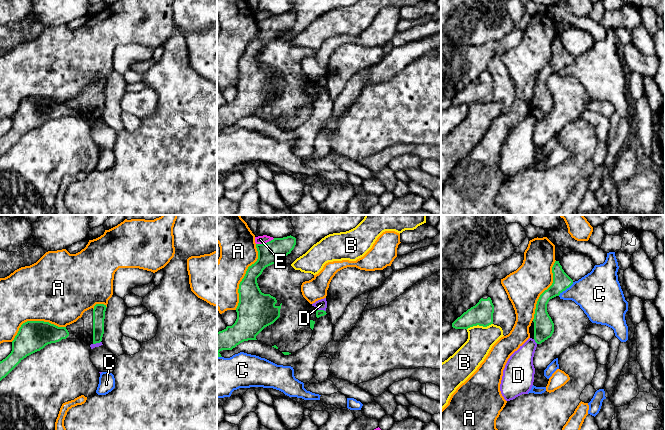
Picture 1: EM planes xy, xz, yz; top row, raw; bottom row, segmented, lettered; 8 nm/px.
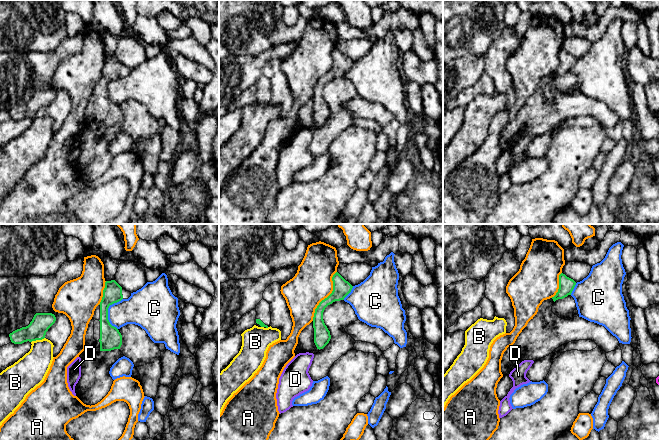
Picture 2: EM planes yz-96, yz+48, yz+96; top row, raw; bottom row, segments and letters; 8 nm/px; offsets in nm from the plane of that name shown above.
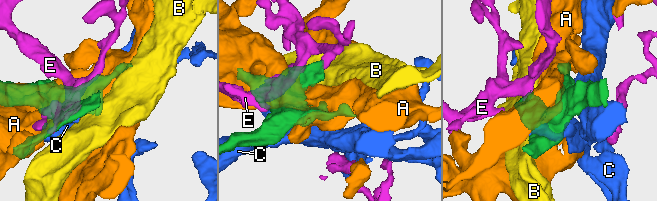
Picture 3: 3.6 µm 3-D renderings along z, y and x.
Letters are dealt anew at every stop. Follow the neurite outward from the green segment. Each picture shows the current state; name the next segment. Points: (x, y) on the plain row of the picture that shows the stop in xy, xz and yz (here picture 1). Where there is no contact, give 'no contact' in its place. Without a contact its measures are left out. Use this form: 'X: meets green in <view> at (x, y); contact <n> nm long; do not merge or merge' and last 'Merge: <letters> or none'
A: meets green in xz at (244, 52); contact 550 nm long; do not merge
B: meets green in yz at (479, 101); contact 220 nm long; do not merge
C: meets green in yz at (565, 65); contact 170 nm long; do not merge
D: meets green in xz at (322, 86); contact 70 nm long; do not merge
E: meets green in xz at (265, 19); contact 160 nm long; do not merge
Merge: none

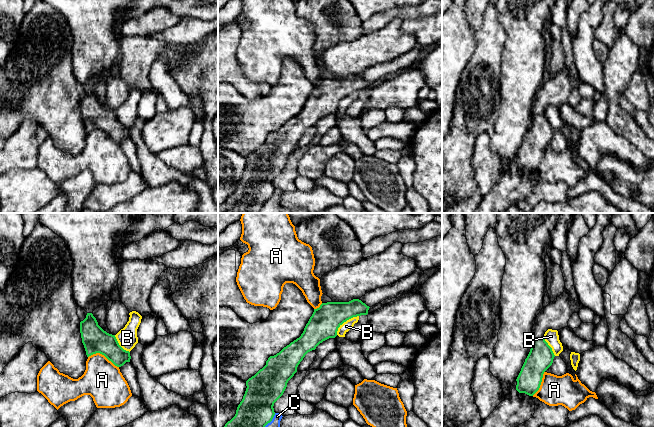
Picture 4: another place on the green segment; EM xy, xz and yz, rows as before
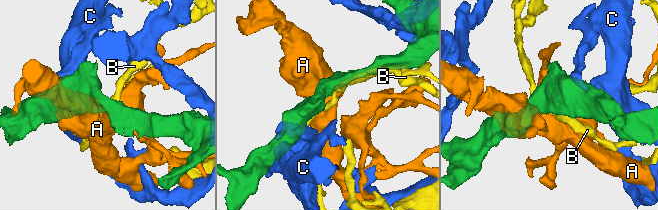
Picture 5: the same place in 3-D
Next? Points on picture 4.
A: meets green in xy at (103, 130); contact 260 nm long; do not merge
B: meets green in xz at (345, 97); contact 240 nm long; do not merge
C: meets green in xz at (266, 200); contact 240 nm long; do not merge
Merge: none

